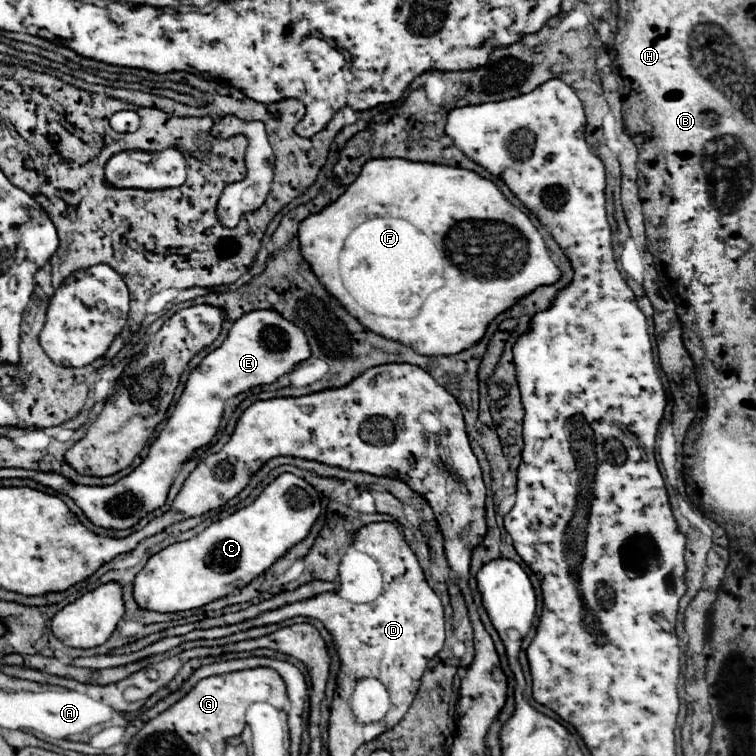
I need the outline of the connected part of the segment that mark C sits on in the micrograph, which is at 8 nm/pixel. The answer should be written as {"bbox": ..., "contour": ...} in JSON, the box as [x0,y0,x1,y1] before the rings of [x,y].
{"bbox":[133,472,321,612],"contour":[[[285,472],[253,504],[225,520],[213,522],[195,538],[171,544],[153,554],[135,578],[133,598],[141,608],[157,612],[191,610],[223,598],[235,588],[247,586],[289,548],[305,540],[319,514],[321,504],[315,488],[303,478]]]}

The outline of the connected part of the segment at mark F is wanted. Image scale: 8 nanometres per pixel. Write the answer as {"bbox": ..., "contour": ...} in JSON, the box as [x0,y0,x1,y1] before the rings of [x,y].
{"bbox":[299,158,561,356],"contour":[[[401,158],[369,160],[357,180],[333,204],[299,224],[299,242],[303,258],[311,264],[321,284],[351,316],[361,320],[361,324],[375,334],[397,340],[425,356],[453,356],[475,346],[483,340],[489,324],[501,312],[523,296],[535,292],[539,286],[551,286],[561,278],[559,266],[551,260],[551,252],[529,216],[515,208],[491,180],[459,166],[411,162]]]}

